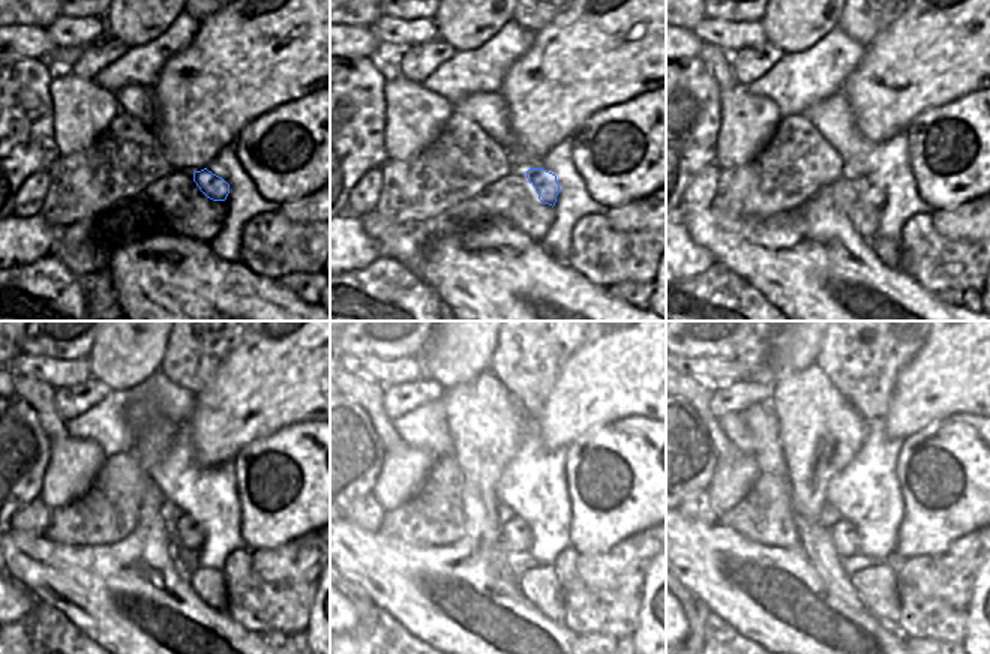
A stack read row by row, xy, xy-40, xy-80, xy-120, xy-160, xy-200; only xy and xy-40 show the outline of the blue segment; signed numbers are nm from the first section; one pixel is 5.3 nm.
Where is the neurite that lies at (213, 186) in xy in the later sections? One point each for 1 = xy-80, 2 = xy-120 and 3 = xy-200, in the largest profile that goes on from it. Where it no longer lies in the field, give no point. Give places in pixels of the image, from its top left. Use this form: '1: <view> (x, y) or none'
1: xy-80 (869, 192)
2: xy-120 (186, 531)
3: xy-200 (843, 536)

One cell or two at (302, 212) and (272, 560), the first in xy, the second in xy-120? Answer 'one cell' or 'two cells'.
one cell

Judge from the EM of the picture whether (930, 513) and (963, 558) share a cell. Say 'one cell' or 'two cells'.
two cells

